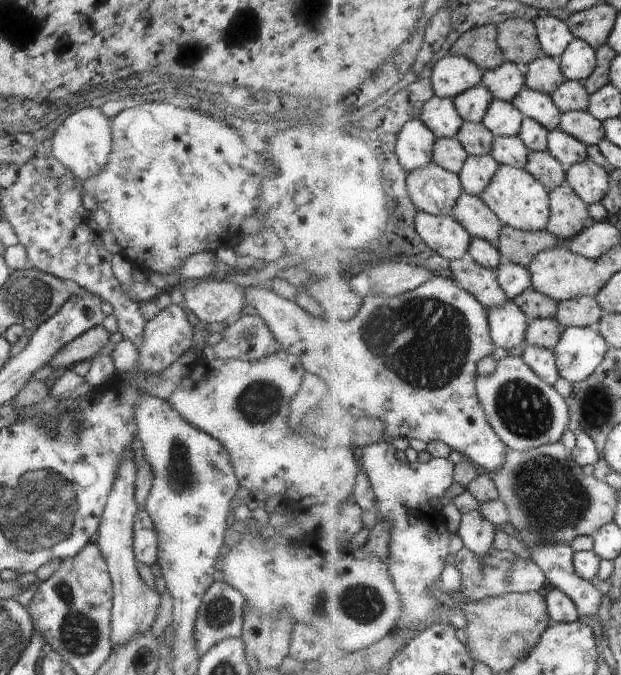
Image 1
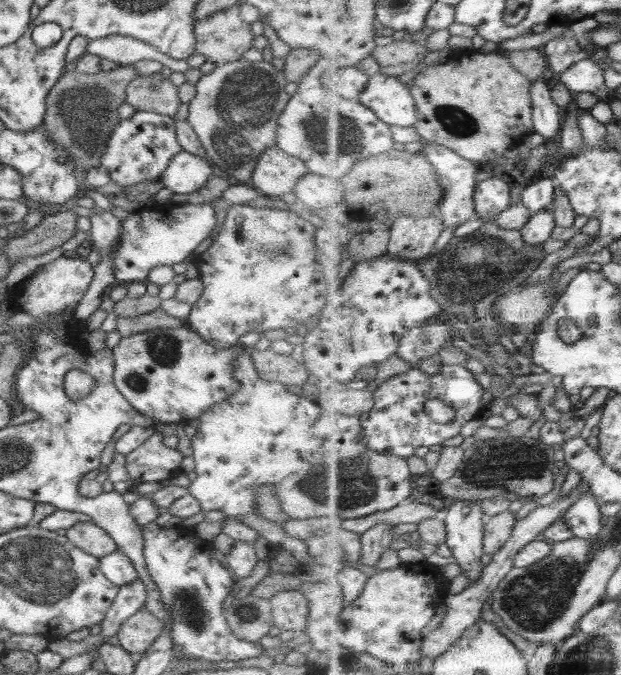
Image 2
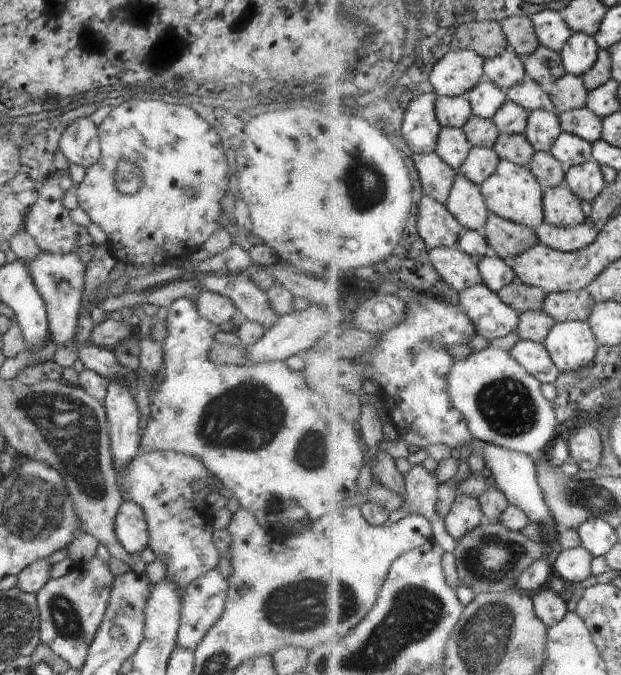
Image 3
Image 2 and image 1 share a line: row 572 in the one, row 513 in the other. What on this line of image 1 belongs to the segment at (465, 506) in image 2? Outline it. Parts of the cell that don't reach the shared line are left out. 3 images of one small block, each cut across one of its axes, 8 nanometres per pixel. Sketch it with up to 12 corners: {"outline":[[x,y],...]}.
{"outline":[[481,510],[464,514],[458,533],[480,557],[494,548],[496,525]]}

